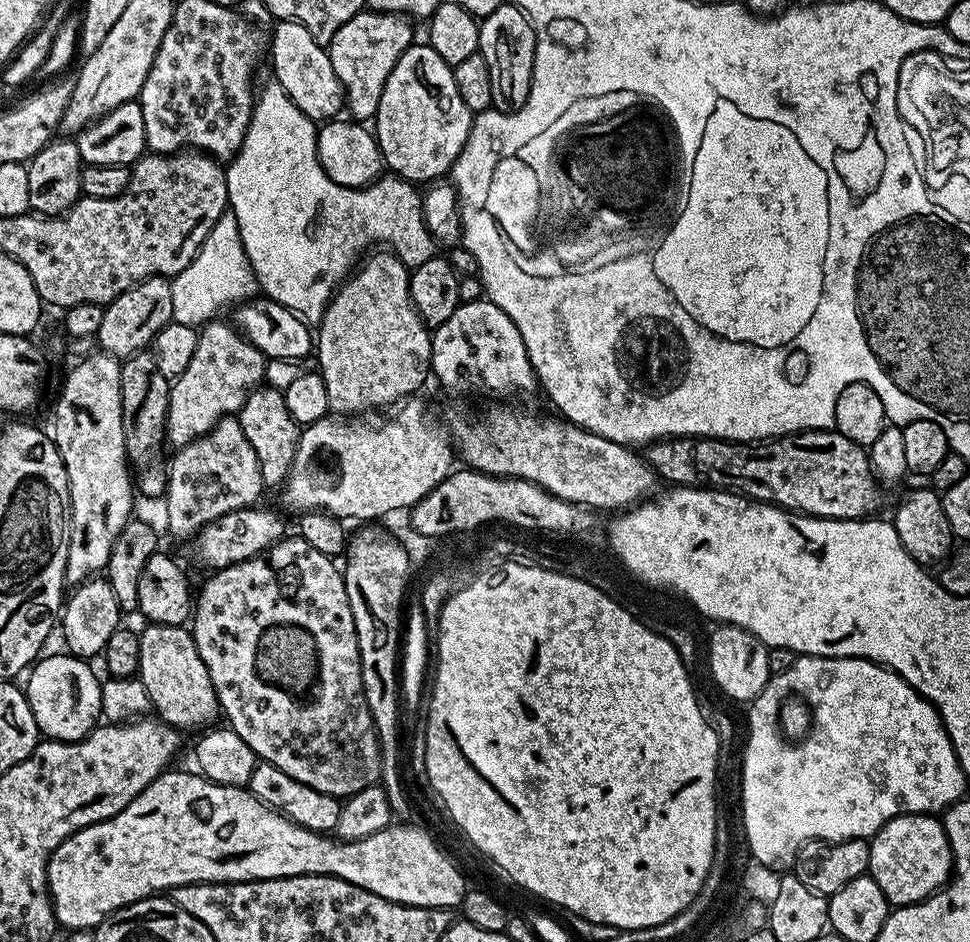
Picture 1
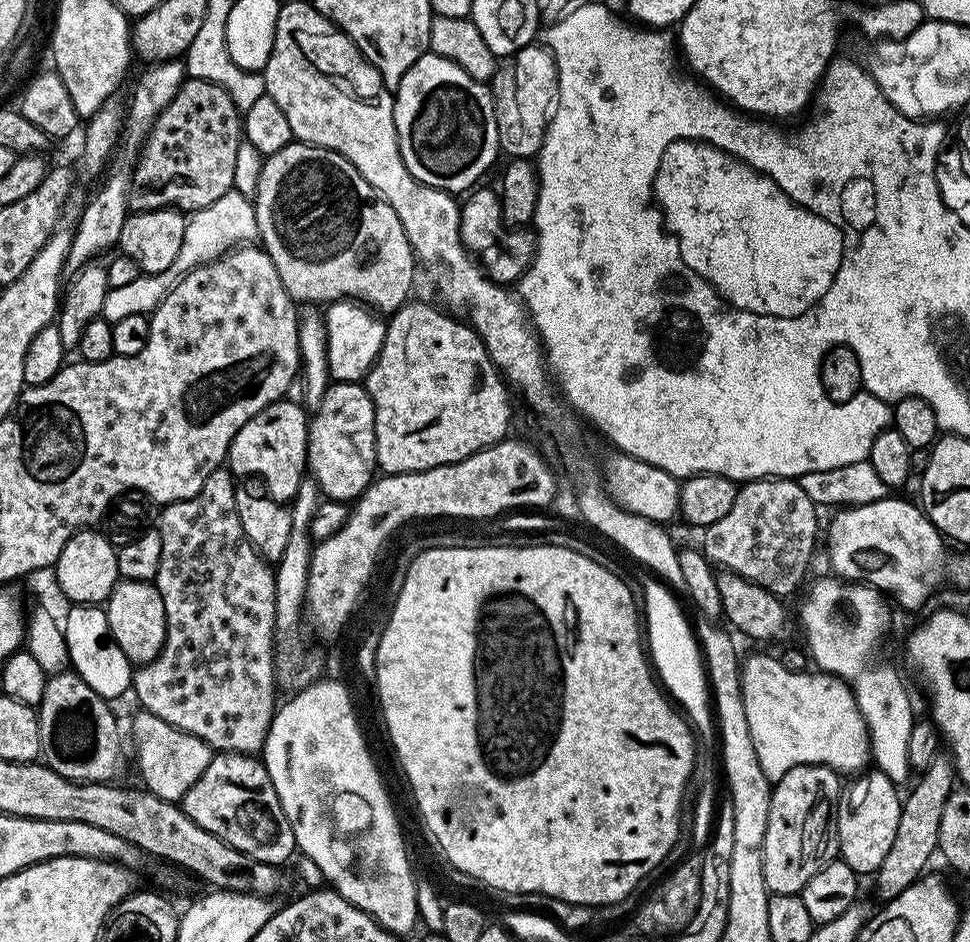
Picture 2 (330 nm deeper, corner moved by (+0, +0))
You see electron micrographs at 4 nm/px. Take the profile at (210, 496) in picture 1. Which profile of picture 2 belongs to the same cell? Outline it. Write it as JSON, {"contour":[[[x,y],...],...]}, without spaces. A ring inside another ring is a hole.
{"contour":[[[221,466],[216,468],[210,474],[210,478],[206,478],[206,482],[202,486],[202,490],[198,490],[198,494],[194,494],[194,498],[186,498],[185,500],[179,500],[173,504],[163,505],[161,514],[158,516],[158,531],[162,538],[162,558],[158,562],[158,574],[154,581],[158,594],[162,594],[162,606],[166,610],[166,626],[168,627],[168,633],[164,639],[164,645],[162,650],[158,654],[158,658],[154,658],[149,664],[139,665],[132,673],[132,684],[131,691],[136,692],[136,700],[140,703],[139,707],[145,712],[154,714],[158,718],[162,718],[162,722],[166,722],[170,726],[174,726],[178,730],[183,732],[189,732],[194,734],[202,742],[206,742],[211,746],[217,753],[222,752],[241,752],[244,756],[251,756],[253,754],[263,753],[264,743],[268,737],[268,727],[272,722],[272,715],[275,714],[278,707],[278,699],[276,700],[276,688],[278,689],[278,673],[276,671],[277,657],[274,655],[274,648],[272,652],[272,636],[274,640],[274,633],[276,632],[276,574],[275,571],[270,567],[269,561],[263,560],[263,558],[256,553],[256,548],[244,537],[244,531],[242,530],[242,522],[238,518],[238,510],[236,509],[236,486],[238,480],[237,477],[233,476],[231,471],[227,467]]]}

